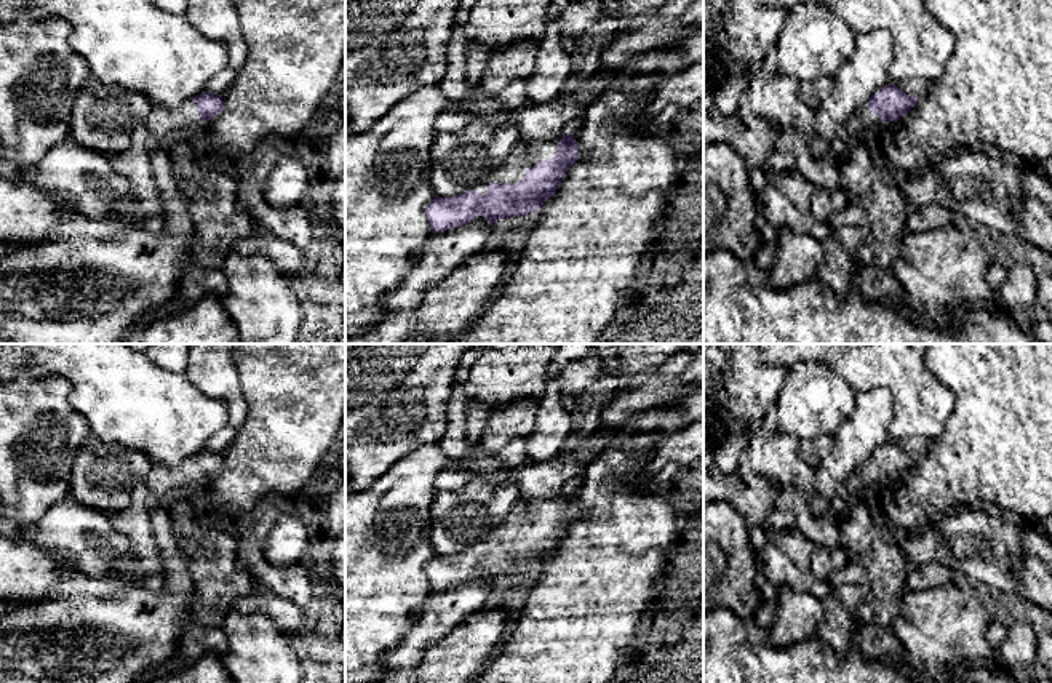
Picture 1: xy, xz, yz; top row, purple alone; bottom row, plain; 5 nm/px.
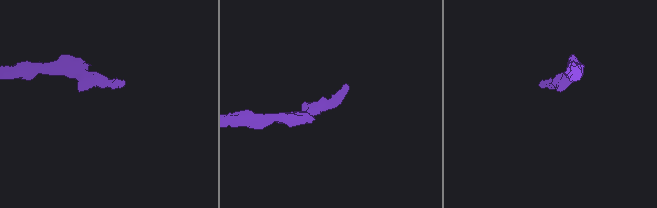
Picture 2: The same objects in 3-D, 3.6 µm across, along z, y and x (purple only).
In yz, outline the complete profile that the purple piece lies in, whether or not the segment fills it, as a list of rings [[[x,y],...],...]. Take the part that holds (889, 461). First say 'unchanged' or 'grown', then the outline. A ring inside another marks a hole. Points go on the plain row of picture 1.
grown; [[[895,443],[878,448],[859,470],[857,481],[862,486],[878,486],[883,480],[897,480],[908,472],[918,456],[900,449]]]

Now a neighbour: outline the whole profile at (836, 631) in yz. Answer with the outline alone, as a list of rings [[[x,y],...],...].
[[[835,585],[823,600],[825,616],[815,638],[838,656],[854,649],[854,632],[860,624],[855,613],[867,600],[868,590],[862,585]]]

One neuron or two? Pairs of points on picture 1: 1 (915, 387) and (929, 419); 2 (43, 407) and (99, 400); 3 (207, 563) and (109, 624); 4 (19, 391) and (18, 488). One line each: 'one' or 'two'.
1: one
2: two
3: two
4: one

